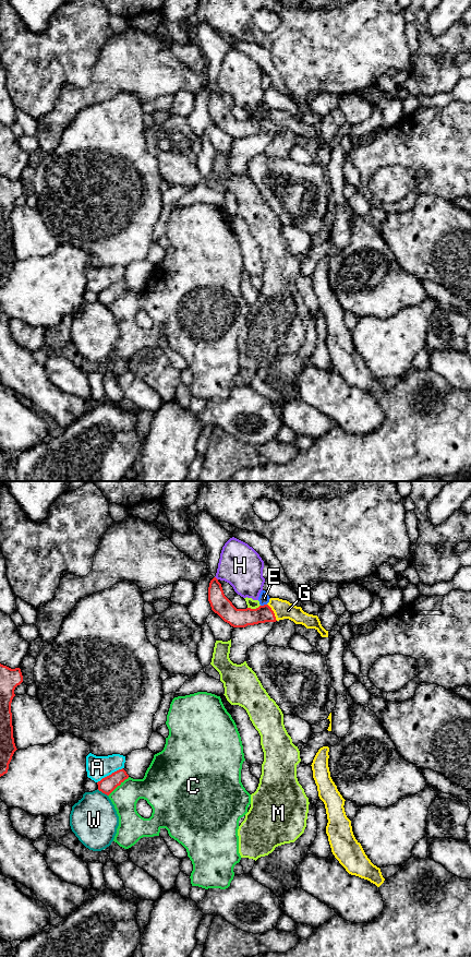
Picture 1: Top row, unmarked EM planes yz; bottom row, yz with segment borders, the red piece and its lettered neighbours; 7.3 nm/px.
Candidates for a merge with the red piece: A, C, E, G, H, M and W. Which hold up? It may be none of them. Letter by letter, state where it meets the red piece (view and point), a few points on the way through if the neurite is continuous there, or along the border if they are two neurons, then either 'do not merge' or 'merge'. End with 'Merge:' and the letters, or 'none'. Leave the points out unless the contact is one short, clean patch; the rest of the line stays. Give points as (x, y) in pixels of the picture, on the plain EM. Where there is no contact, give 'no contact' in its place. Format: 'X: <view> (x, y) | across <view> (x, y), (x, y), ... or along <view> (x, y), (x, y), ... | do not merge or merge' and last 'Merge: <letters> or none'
A: yz (109, 286) | do not merge
C: yz (118, 296) | do not merge
E: yz (264, 116) | do not merge
G: yz (273, 123) | across yz (240, 129), (273, 123), (282, 120) | merge
H: yz (216, 90) | do not merge
M: yz (253, 120) | do not merge
W: yz (103, 303) | do not merge
Merge: G

